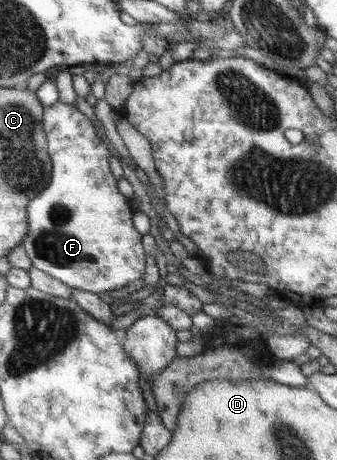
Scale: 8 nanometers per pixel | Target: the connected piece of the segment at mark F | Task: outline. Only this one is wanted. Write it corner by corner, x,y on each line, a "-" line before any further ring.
60,100
44,108
42,125
48,141
51,179
46,189
34,197
26,209
29,231
21,246
26,250
32,265
73,289
101,296
138,281
144,276
146,267
143,236
133,225
134,210
129,199
120,193
116,177
110,171
111,155
106,143
98,137
88,116
76,106

